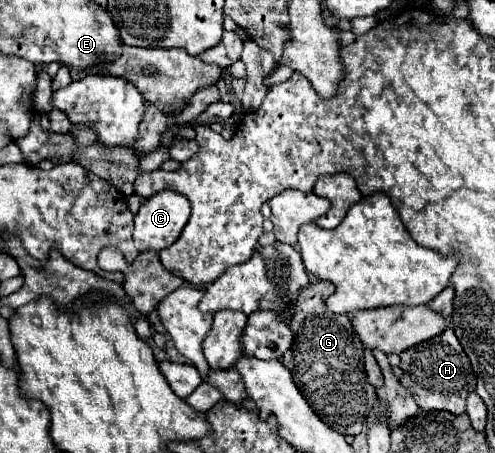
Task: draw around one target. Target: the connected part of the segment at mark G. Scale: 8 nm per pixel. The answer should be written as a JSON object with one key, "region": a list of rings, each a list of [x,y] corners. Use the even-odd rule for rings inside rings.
{"region":[[[328,281],[312,283],[298,295],[296,313],[290,329],[294,333],[294,345],[280,361],[288,365],[294,383],[304,393],[314,413],[342,435],[358,435],[370,415],[376,389],[366,381],[364,373],[364,345],[358,341],[348,315],[336,315],[326,309],[326,299],[334,293],[334,285]]]}

